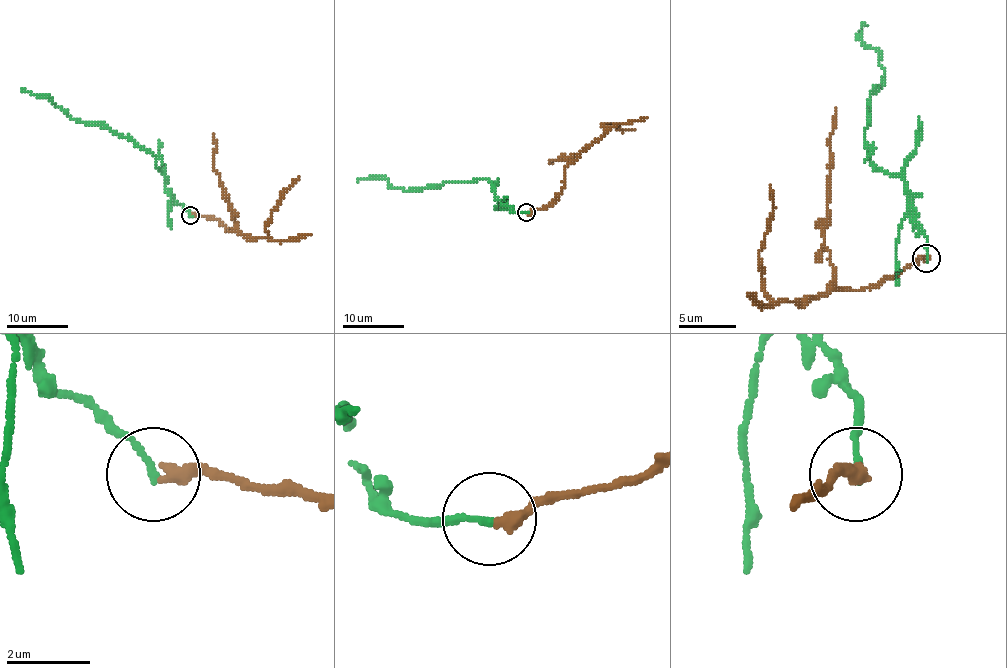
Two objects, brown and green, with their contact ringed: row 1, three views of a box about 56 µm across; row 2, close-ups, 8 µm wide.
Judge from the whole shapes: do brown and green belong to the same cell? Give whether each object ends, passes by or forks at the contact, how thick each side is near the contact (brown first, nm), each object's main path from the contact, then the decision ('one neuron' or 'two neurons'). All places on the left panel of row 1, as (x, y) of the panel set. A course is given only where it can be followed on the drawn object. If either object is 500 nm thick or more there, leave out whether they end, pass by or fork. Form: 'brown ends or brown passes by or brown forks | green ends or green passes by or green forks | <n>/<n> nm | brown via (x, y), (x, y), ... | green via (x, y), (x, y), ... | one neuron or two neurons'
brown ends | green ends | 320/160 nm | brown via (191, 215), (216, 218), (228, 232), (239, 232), (257, 240), (267, 238), (271, 212), (298, 176) | green via (190, 215), (167, 191), (165, 176), (149, 151), (100, 124), (80, 122), (47, 97), (37, 97), (22, 89) | two neurons

